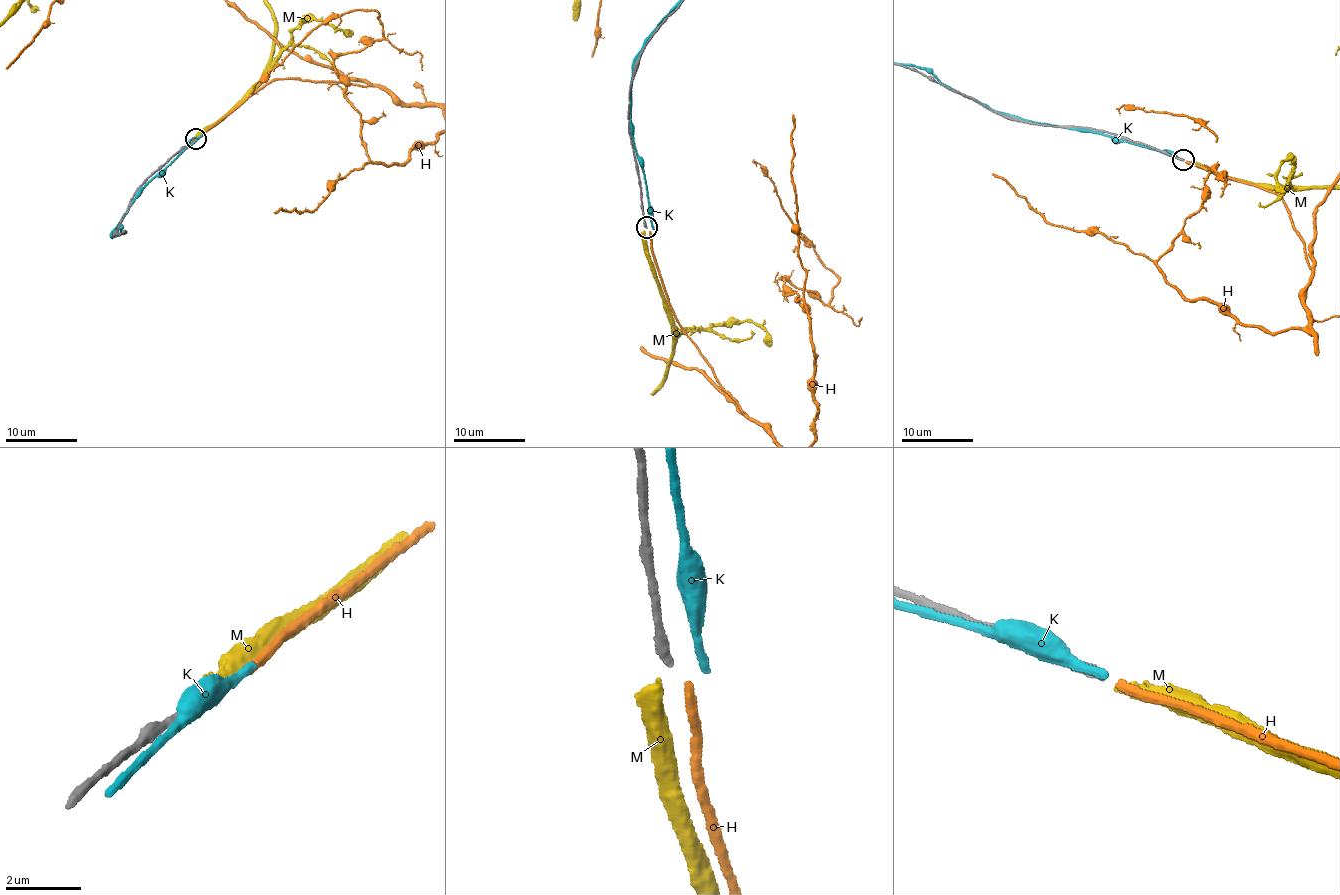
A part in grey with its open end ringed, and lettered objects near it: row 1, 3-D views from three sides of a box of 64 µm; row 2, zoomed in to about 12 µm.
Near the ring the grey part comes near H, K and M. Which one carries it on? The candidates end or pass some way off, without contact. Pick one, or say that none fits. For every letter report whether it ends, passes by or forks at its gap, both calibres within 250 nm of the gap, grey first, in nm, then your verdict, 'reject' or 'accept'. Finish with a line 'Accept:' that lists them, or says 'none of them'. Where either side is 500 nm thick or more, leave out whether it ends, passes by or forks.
H: it ends | 260/240 nm | reject
K: it ends | 260/320 nm | reject
M: it ends | 260/320 nm | reject
Accept: none of them

